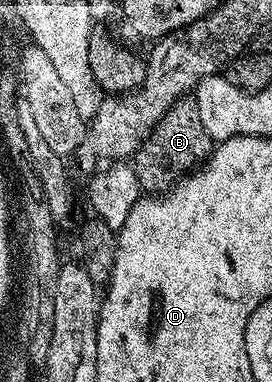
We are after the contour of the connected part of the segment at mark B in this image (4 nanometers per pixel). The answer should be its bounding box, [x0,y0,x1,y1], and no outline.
[132,94,215,193]

